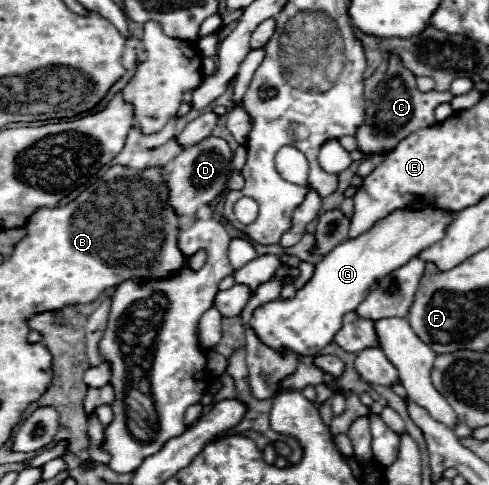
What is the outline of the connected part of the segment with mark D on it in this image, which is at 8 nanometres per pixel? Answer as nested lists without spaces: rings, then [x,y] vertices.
[[[207,136],[199,144],[193,144],[181,150],[181,154],[171,162],[169,176],[167,176],[171,204],[179,216],[183,214],[193,216],[201,204],[209,204],[219,192],[223,192],[227,174],[231,174],[231,156],[233,152],[227,140],[219,136]]]

